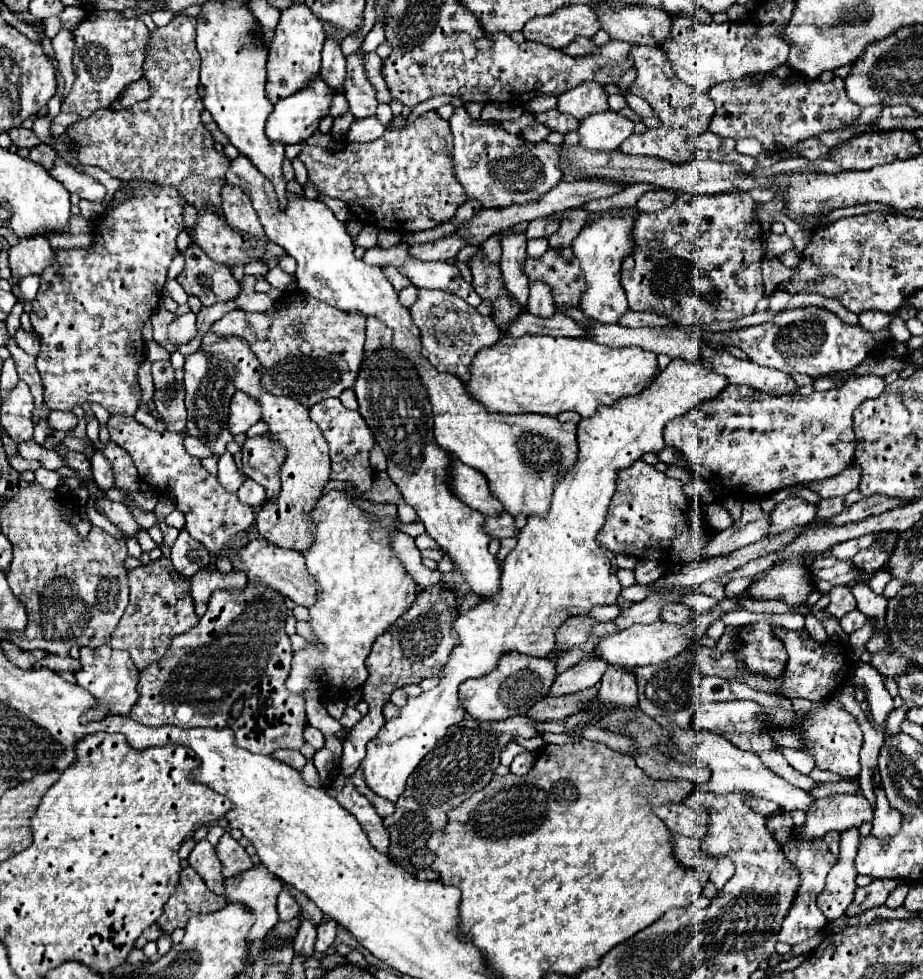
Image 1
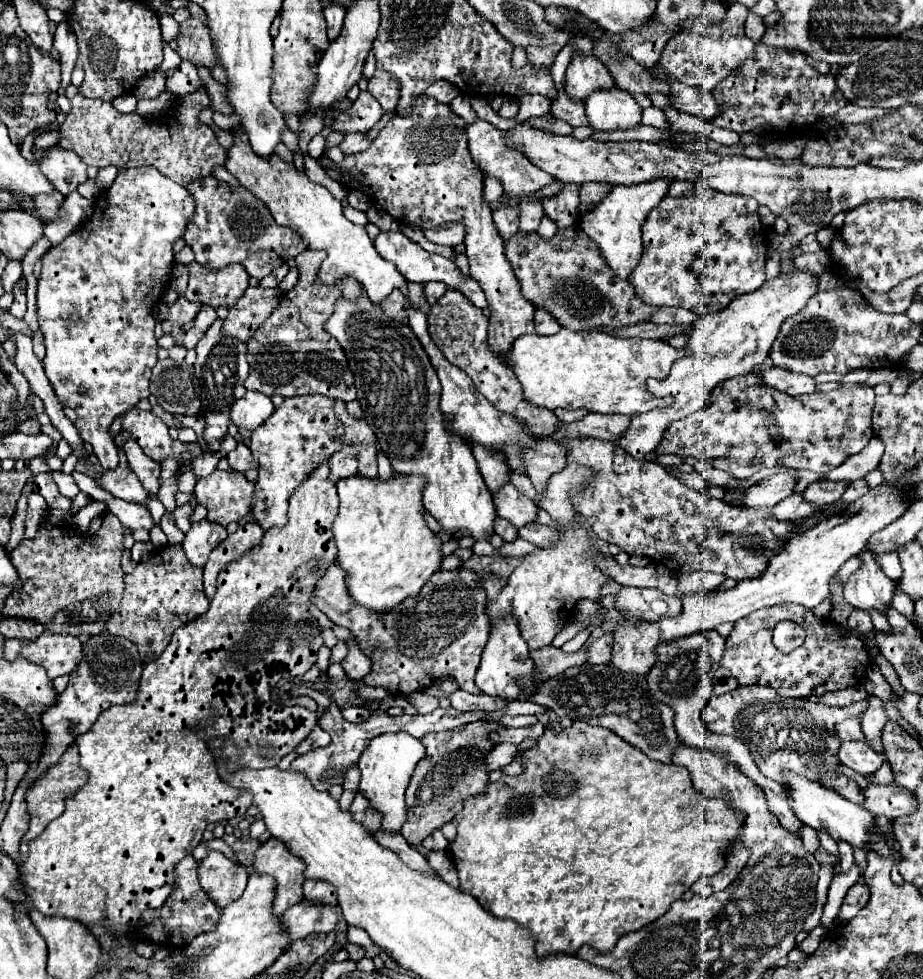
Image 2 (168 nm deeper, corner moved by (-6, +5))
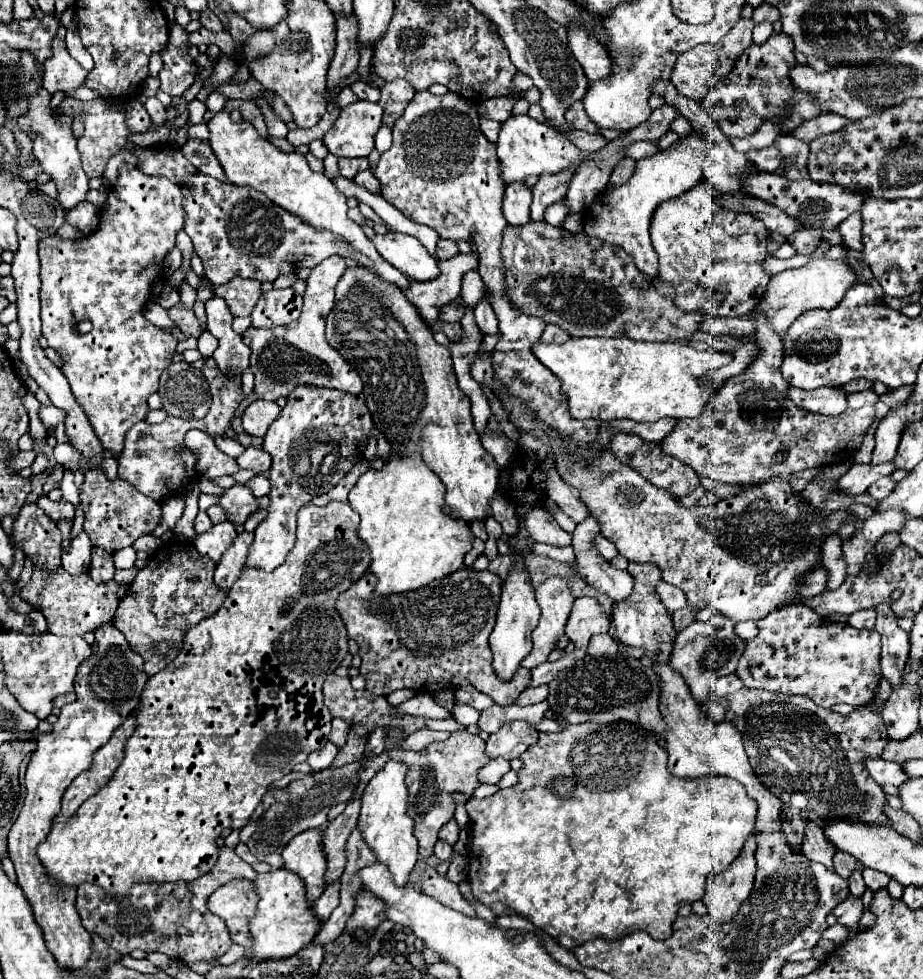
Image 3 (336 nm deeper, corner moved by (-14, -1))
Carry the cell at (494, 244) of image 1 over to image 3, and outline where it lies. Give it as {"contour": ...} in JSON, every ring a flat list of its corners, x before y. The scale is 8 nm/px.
{"contour":[[524,183,506,185,502,213,510,227,522,227,530,223,530,211,528,211,530,201,532,201,532,191]]}

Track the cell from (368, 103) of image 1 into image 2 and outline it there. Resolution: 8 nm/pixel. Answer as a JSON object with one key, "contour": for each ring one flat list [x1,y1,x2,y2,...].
{"contour":[[360,91,358,99,352,103,348,111,334,111,332,131,338,133,366,133,370,131,382,117,382,107,368,91]]}

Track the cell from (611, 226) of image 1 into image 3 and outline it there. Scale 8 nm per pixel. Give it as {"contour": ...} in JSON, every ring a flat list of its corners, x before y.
{"contour":[[700,133,692,137,680,137,680,141,666,149,658,151,652,157,640,159,636,163,634,175,620,187,610,189,602,199,592,203,592,209,584,213,584,233,606,243,620,245,636,263,638,271,654,277,658,273,658,257,650,243,650,221,656,207,668,199,674,199,696,185,702,179,702,163,708,157,708,143]]}

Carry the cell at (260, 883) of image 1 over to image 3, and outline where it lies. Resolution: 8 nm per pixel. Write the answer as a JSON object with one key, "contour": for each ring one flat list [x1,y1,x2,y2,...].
{"contour":[[308,829,298,833,282,851,284,869,296,873,306,885,306,901,312,905,324,891,326,857,320,853,322,833]]}

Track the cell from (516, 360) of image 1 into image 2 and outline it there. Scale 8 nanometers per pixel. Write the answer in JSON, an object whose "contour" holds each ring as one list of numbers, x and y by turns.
{"contour":[[560,329,556,335,518,337,508,353,508,363,524,387,530,403,546,409,588,409,594,413,638,415,672,403,646,391,648,379,666,379,672,363,688,355,686,349,674,349,668,341,622,339,604,331,576,333]]}

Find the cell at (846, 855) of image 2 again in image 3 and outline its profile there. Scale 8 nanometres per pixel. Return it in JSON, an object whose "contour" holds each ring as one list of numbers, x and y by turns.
{"contour":[[854,869,854,871,852,871,852,875,848,877,848,889,850,889,850,893,852,893,852,895,862,897,862,893,864,893,866,885,864,885,862,871,860,871,860,869]]}

